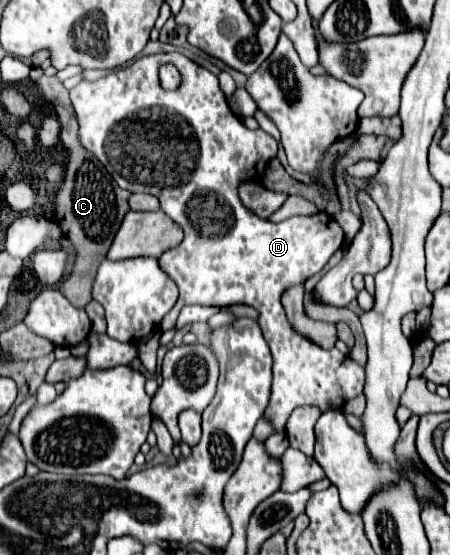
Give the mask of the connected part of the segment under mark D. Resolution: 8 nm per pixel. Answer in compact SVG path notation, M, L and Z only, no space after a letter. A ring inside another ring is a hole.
M178 52L142 56L124 70L116 70L102 80L82 82L72 88L72 108L78 118L78 142L102 162L116 184L128 192L146 192L156 196L160 200L160 210L184 230L184 240L180 246L164 252L158 258L160 268L176 282L180 290L178 302L160 322L162 330L170 330L176 324L178 312L184 304L218 308L248 304L256 308L258 324L274 358L272 396L264 412L264 418L272 424L274 432L284 432L286 420L296 406L312 404L322 412L328 412L362 394L362 364L338 350L322 350L312 340L296 332L286 320L280 304L280 296L288 286L300 284L324 268L330 256L342 246L344 232L338 222L324 212L314 216L292 216L274 224L250 214L250 210L240 202L238 186L244 180L254 178L254 174L264 174L270 160L276 158L278 144L264 130L248 130L240 118L232 114L226 96L218 86L218 78L212 72ZM166 62L178 66L182 74L182 86L178 90L162 90L158 82L158 68Z

